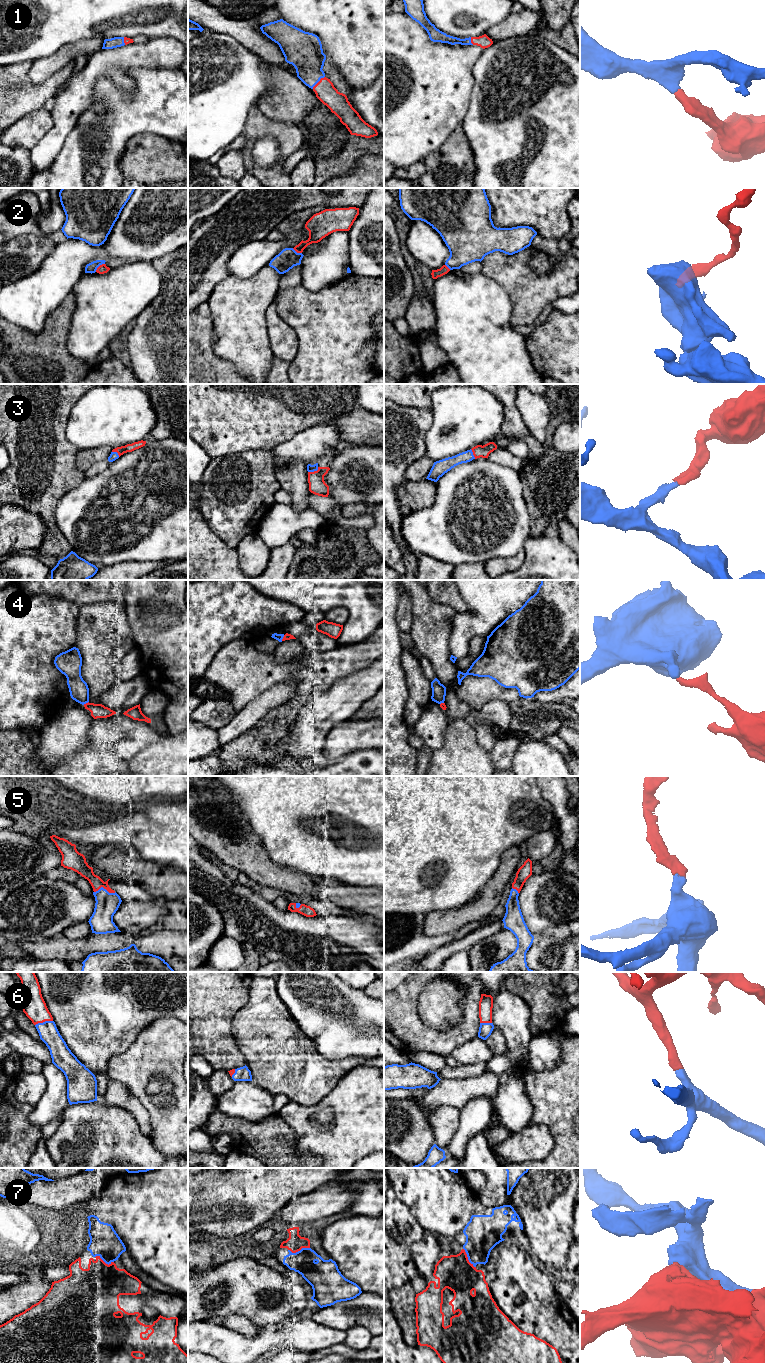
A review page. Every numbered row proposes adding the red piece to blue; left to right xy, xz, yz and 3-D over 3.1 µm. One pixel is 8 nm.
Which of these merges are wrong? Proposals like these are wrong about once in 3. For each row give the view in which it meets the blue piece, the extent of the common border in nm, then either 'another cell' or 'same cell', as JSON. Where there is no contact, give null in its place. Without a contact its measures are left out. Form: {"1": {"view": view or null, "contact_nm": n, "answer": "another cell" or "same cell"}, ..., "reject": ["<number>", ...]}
{"1": {"view": "xz", "contact_nm": 140, "answer": "same cell"}, "2": {"view": "xy", "contact_nm": 100, "answer": "same cell"}, "3": {"view": "xz", "contact_nm": 100, "answer": "same cell"}, "4": {"view": "xz", "contact_nm": 50, "answer": "another cell"}, "5": {"view": "xy", "contact_nm": 180, "answer": "same cell"}, "6": {"view": "xy", "contact_nm": 150, "answer": "same cell"}, "7": {"view": "xz", "contact_nm": 180, "answer": "same cell"}, "reject": ["4"]}

